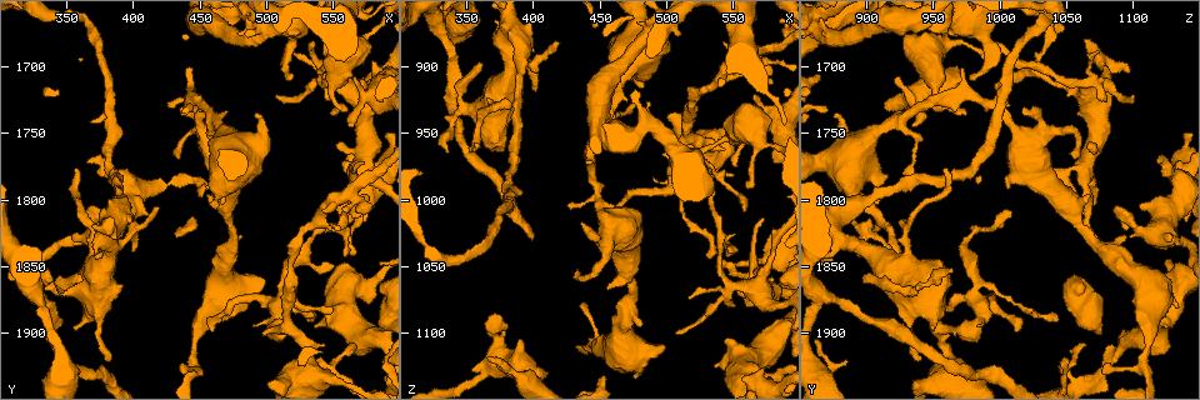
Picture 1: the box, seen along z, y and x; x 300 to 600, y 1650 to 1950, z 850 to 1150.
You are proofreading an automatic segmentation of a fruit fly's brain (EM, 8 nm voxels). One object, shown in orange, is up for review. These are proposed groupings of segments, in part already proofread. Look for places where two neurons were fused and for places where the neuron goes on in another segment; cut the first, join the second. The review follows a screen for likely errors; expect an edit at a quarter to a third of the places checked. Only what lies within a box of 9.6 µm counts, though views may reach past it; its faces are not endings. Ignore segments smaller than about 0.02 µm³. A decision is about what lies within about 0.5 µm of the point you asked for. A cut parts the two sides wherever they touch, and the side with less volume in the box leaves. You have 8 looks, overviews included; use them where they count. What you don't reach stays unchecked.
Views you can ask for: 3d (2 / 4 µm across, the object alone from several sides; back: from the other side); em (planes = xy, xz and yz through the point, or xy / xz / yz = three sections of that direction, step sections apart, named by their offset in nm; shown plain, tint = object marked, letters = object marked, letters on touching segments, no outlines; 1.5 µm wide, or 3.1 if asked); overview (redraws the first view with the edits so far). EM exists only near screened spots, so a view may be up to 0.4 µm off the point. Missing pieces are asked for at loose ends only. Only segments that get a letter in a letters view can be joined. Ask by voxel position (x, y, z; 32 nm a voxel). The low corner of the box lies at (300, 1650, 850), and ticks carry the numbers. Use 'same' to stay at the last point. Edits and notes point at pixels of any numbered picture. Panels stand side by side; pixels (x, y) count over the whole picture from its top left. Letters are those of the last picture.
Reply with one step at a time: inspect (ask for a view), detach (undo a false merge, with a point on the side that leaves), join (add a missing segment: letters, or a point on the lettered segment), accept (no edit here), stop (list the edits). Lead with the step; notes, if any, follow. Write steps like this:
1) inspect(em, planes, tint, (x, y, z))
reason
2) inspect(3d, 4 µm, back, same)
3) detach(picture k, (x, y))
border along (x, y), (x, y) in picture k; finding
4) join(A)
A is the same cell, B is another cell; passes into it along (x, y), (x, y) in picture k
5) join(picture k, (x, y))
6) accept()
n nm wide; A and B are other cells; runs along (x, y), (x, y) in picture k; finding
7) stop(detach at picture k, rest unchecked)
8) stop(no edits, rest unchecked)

inspect(em, planes, letters, (566, 1708, 924))
free end

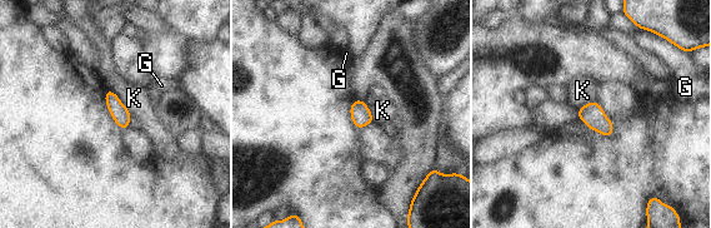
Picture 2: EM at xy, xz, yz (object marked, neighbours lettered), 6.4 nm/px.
accept()
G and K are other cells; border along (106, 89), (110, 89), (131, 114) in picture 2; none of them fits

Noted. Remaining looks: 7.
inspect(3d, 2 µm, (518, 1710, 978))
an open end

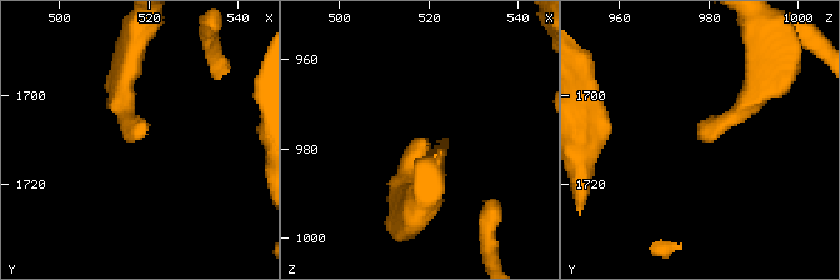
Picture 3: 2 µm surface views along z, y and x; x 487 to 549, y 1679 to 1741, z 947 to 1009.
inspect(em, planes, letters, (520, 1709, 978))

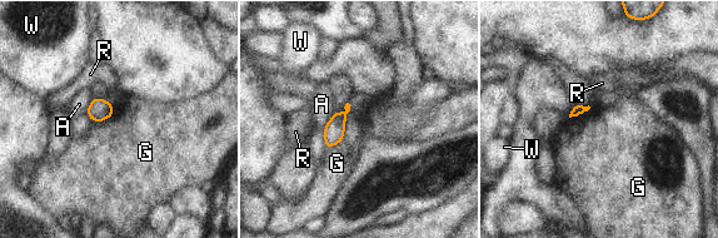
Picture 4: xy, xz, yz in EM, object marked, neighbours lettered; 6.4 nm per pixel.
accept()
A, G, R and W are other cells; border along (115, 109), (108, 118), (91, 122) in picture 4; none of them fits

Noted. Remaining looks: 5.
inspect(em, xz, step 8, tint, (442, 1702, 972))
free end

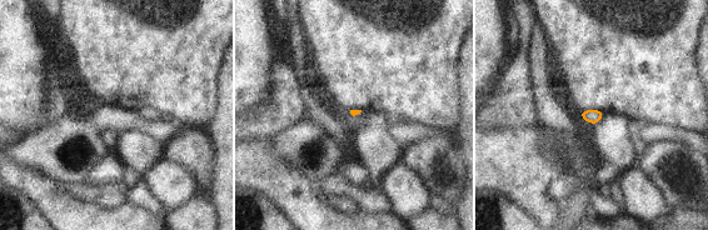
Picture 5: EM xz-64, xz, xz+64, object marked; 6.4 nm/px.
inspect(em, planes, letters, same)

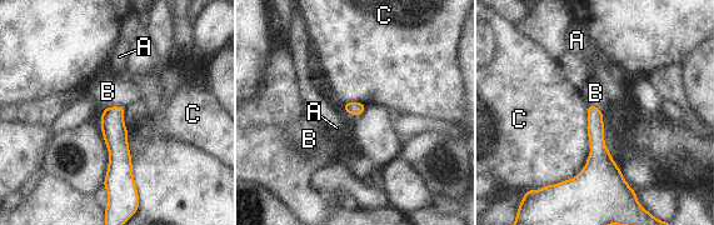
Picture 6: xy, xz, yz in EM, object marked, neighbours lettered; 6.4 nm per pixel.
accept()
A, B and C are other cells; runs along (115, 109), (116, 176), (109, 185) in picture 6; no lettered segment goes on from it

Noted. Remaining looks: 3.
stop(no edits, rest unchecked)

